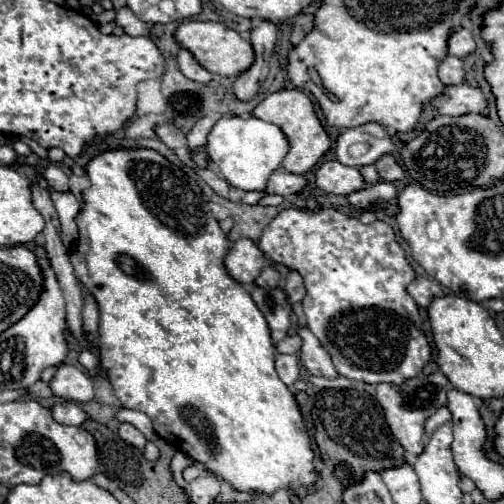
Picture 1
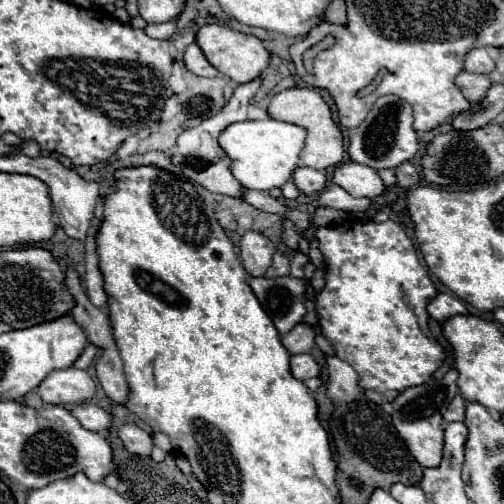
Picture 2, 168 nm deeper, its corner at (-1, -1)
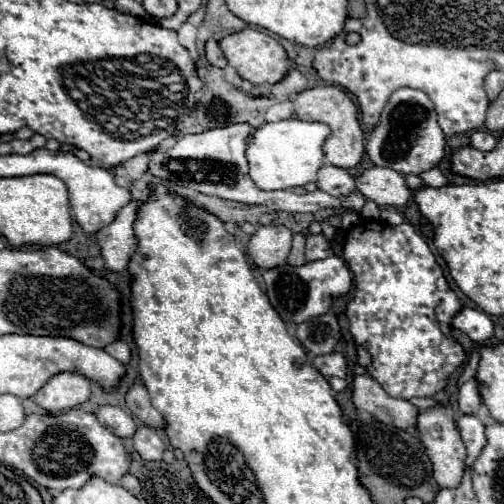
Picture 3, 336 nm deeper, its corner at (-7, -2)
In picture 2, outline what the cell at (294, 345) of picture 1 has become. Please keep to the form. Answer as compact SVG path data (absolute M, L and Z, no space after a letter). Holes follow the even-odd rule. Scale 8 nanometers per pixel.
M297 324L291 332L283 336L283 344L291 354L303 354L311 352L315 346L315 330L309 324Z

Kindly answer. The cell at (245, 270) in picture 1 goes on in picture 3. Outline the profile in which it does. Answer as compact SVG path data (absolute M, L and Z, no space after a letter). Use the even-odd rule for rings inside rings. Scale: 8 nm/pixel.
M259 225L249 239L249 255L261 269L281 267L289 255L293 233L287 227L263 227Z

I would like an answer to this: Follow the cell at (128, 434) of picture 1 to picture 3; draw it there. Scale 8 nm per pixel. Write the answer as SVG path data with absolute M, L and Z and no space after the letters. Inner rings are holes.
M141 425L135 431L133 447L141 455L141 459L145 459L145 461L159 461L165 451L165 443L163 443L161 435L147 425Z

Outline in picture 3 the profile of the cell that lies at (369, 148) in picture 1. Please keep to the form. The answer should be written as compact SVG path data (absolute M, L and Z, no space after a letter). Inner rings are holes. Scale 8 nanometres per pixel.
M397 89L379 119L379 125L371 131L367 141L367 155L379 167L389 167L397 173L423 173L435 167L445 155L445 135L435 119L431 99L417 89Z

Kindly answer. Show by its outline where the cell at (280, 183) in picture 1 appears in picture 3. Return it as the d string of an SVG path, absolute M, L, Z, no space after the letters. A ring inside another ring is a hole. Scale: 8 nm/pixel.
M323 165L317 173L317 187L333 197L341 197L355 191L355 179L341 167Z

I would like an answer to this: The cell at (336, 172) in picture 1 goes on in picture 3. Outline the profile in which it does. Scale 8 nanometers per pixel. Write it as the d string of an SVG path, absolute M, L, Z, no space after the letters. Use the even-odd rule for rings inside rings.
M369 167L369 169L365 169L361 175L355 177L355 187L361 195L375 201L379 207L401 207L411 197L411 189L405 185L403 175L399 175L397 171L391 171L389 167Z

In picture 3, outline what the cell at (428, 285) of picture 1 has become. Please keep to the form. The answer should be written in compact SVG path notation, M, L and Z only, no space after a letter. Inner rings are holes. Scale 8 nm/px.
M463 307L455 317L453 317L453 327L469 335L475 343L483 343L493 335L493 321L489 315L485 315L481 309L471 309Z

